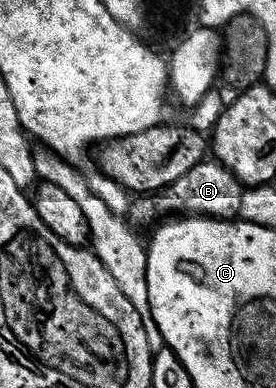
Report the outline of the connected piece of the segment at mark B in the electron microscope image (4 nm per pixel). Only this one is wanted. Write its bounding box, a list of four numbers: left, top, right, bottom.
[128,159,244,230]

